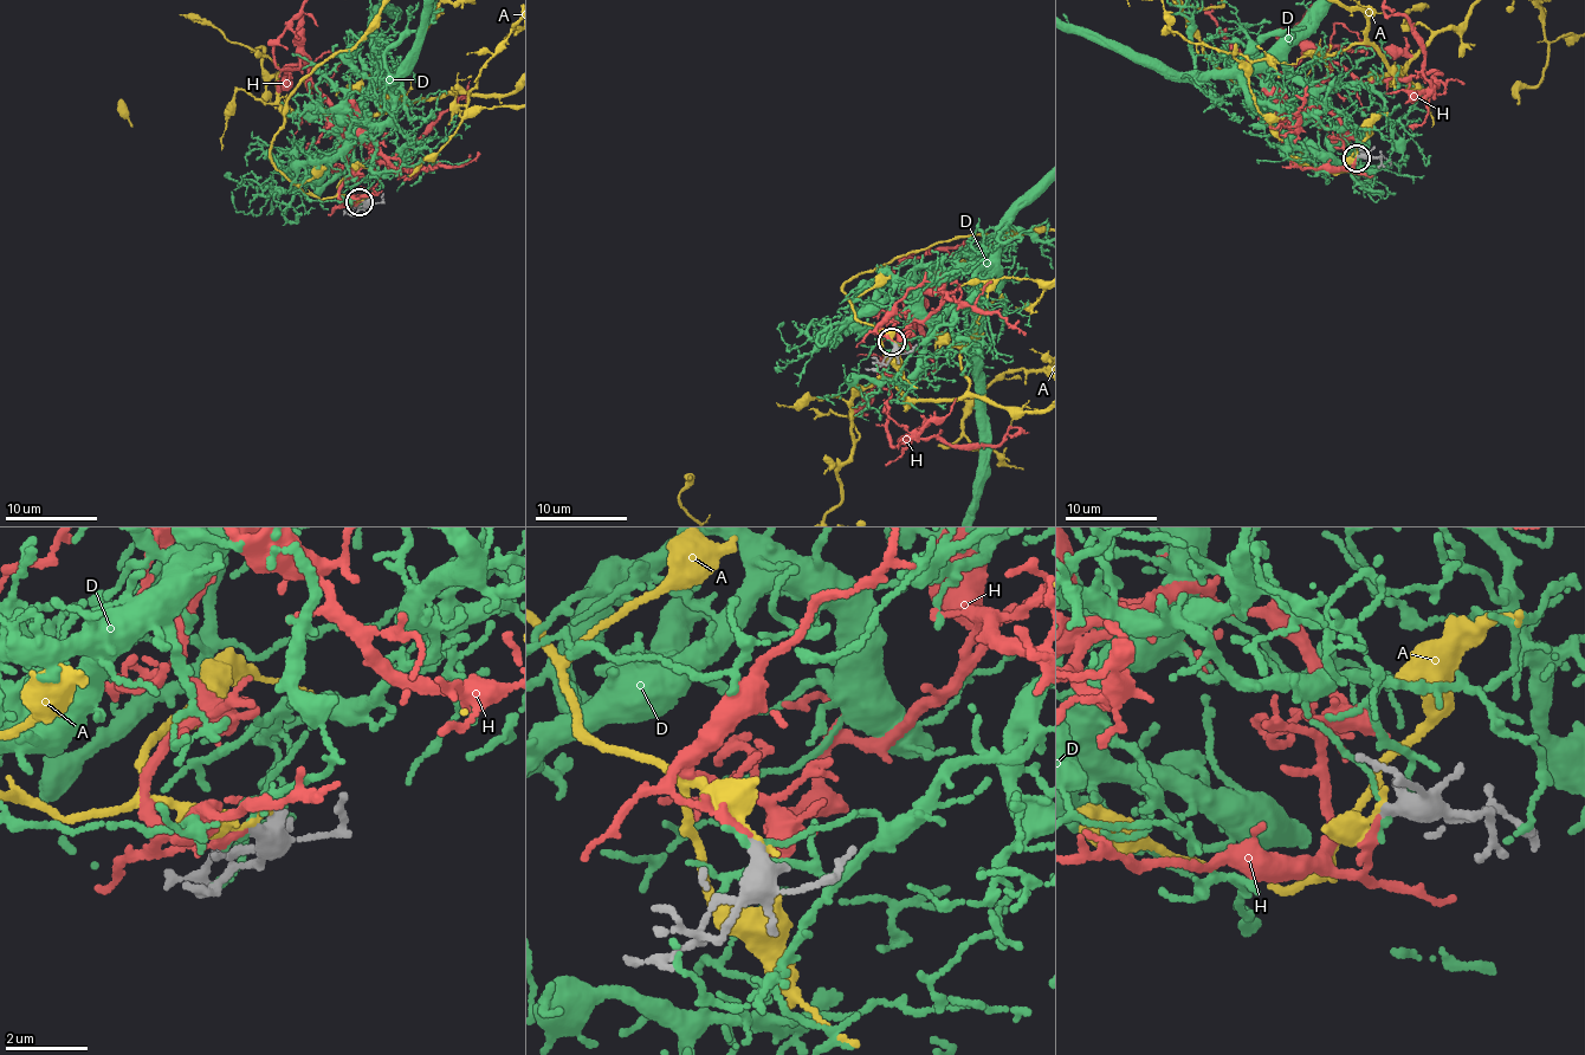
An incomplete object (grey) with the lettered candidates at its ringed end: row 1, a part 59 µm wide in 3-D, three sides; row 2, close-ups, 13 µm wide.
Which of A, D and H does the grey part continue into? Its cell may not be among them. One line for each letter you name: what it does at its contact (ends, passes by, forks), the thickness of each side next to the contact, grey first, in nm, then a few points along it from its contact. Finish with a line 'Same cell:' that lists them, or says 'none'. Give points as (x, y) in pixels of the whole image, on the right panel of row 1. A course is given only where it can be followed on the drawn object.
Same cell: none

